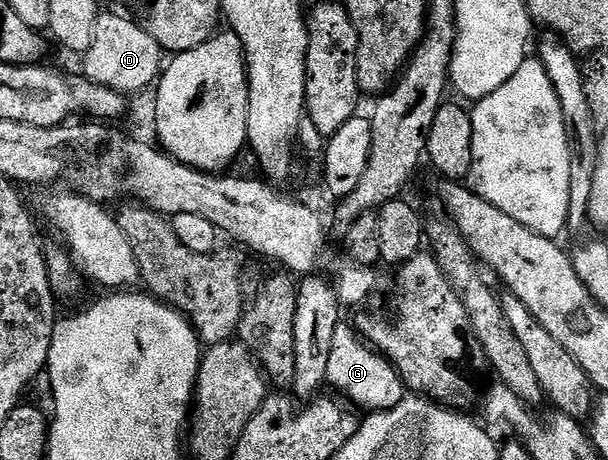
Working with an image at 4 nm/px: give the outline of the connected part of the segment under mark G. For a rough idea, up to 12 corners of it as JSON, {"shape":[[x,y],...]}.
{"shape":[[355,325],[334,328],[327,385],[360,412],[392,410],[406,387]]}

